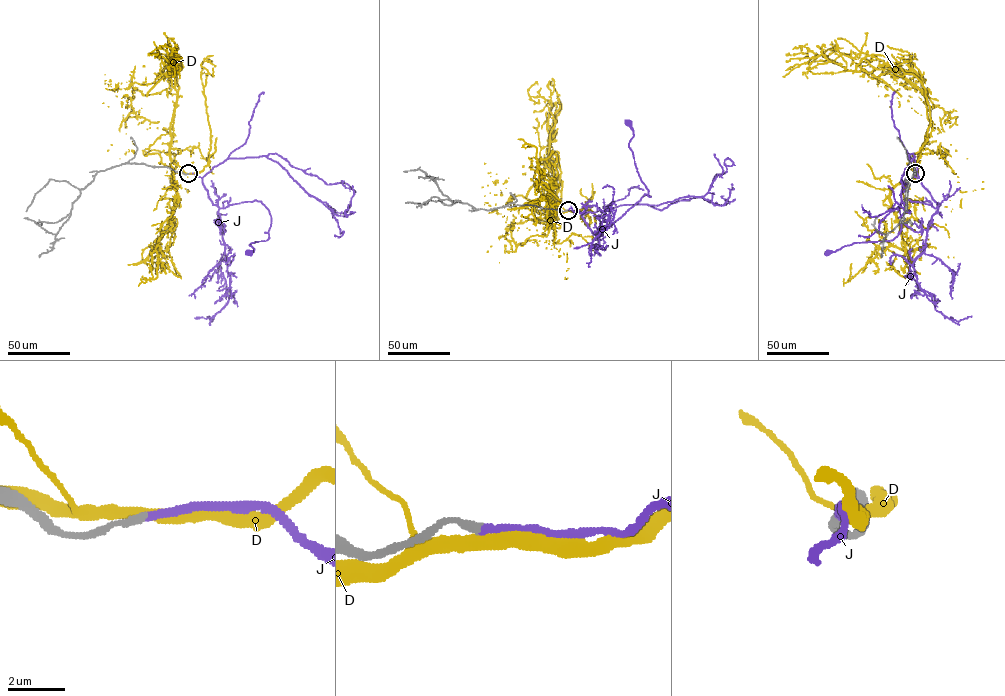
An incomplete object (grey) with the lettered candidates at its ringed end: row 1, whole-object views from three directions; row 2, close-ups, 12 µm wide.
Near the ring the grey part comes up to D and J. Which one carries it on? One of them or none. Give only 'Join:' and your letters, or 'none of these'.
Join: J

